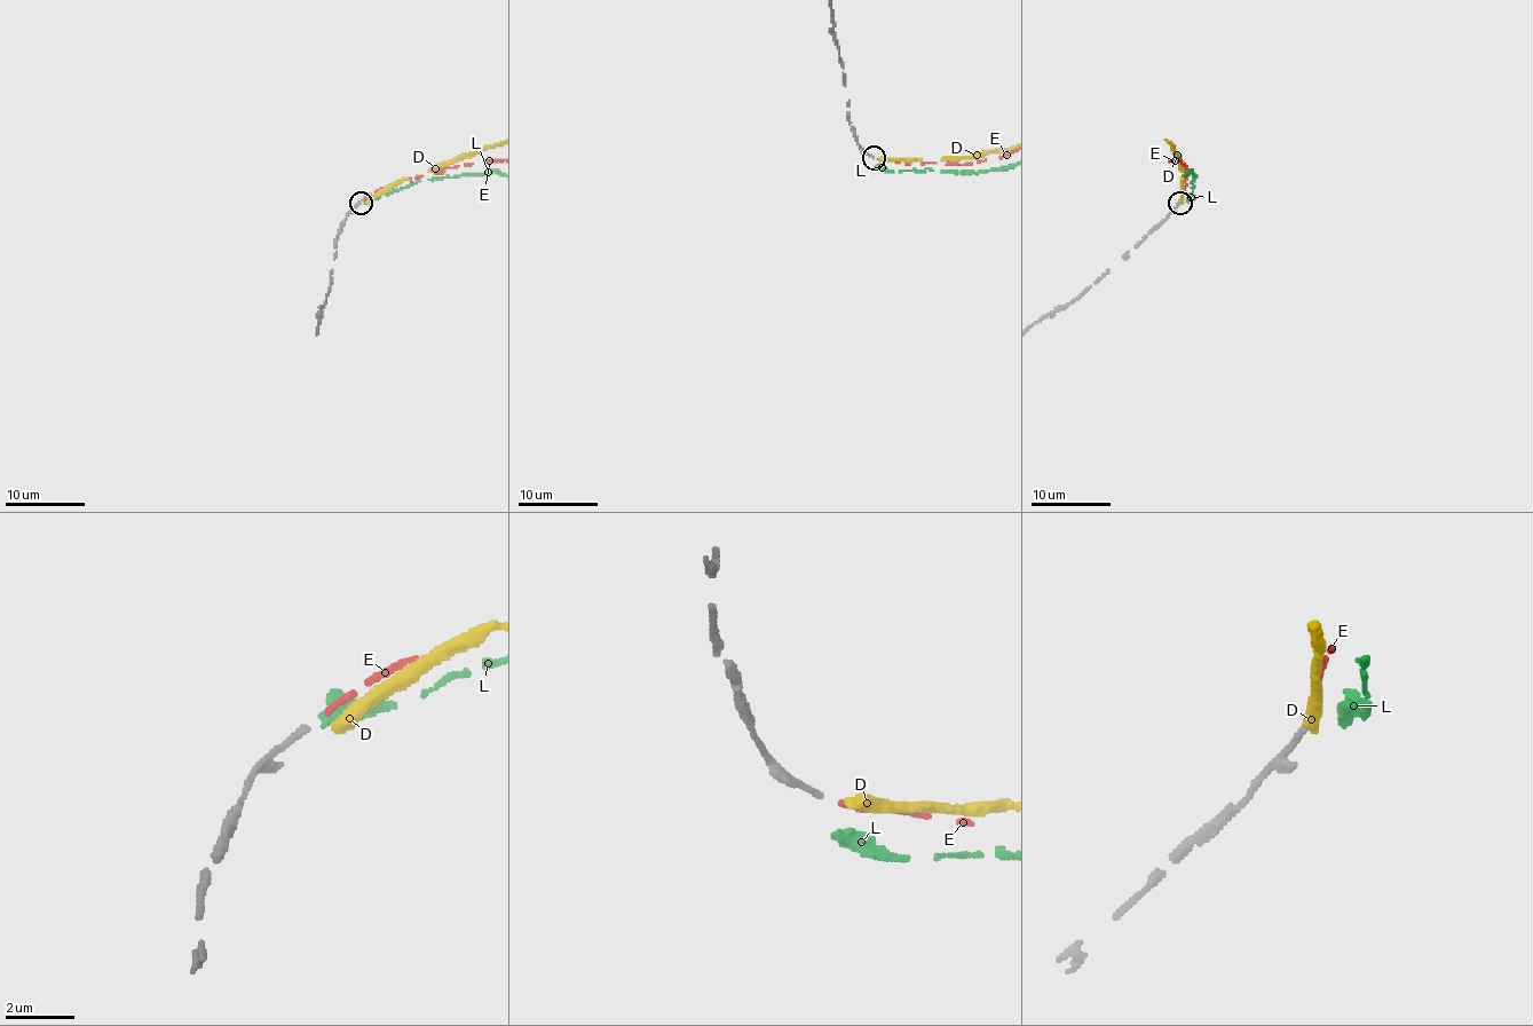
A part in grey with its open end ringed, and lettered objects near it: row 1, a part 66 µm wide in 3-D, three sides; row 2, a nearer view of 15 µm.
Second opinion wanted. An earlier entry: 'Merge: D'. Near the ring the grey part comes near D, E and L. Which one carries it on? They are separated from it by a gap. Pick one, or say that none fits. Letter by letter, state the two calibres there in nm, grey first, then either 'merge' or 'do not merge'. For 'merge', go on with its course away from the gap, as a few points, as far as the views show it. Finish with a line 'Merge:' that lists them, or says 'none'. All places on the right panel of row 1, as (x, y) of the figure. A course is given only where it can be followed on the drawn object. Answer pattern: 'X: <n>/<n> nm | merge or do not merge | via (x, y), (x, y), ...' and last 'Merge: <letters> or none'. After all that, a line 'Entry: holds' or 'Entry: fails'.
D: 170/400 nm | do not merge
E: 170/160 nm | merge
L: 170/440 nm | do not merge
Merge: E
Entry: fails

